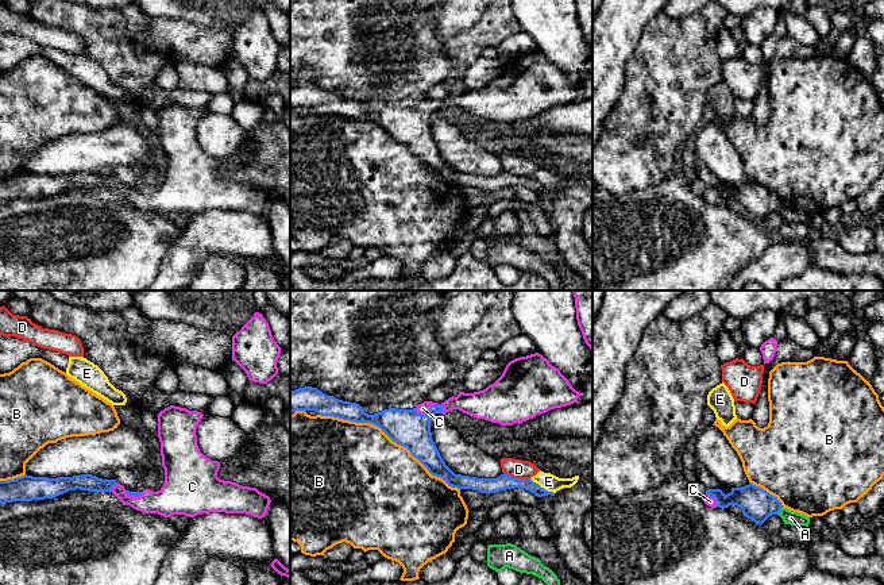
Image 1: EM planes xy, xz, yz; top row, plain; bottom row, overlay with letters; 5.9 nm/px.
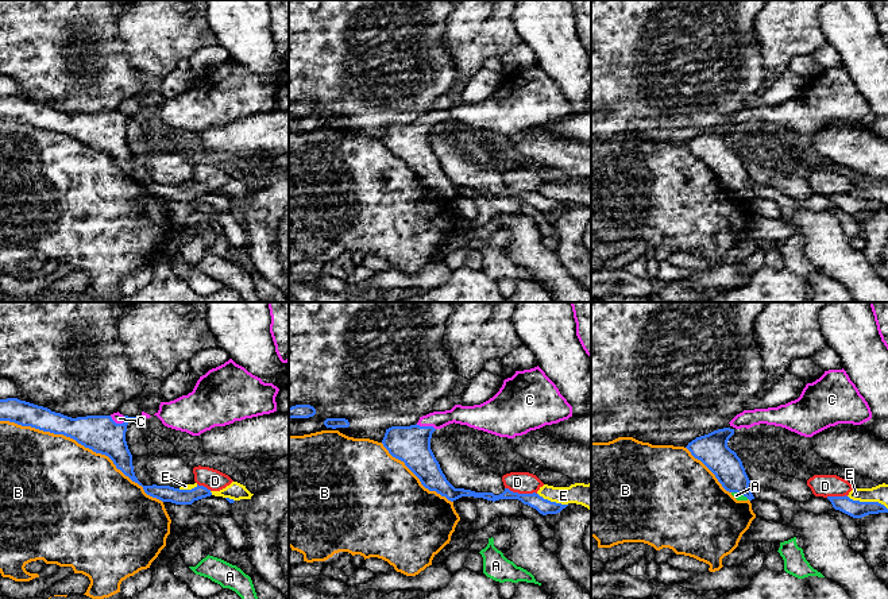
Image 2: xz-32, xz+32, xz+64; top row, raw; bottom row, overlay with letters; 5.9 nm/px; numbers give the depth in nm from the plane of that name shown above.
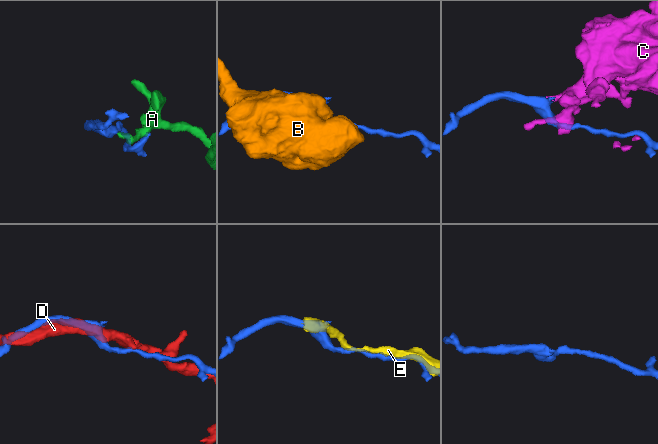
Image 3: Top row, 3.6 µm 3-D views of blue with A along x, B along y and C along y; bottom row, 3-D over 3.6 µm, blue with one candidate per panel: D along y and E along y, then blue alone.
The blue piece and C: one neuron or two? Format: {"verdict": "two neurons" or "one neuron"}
{"verdict": "two neurons"}

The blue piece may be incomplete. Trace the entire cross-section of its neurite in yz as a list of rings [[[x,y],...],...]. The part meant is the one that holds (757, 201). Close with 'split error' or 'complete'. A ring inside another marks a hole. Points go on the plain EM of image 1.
[[[753,181],[731,185],[731,189],[727,192],[721,186],[707,186],[706,193],[714,195],[719,205],[727,205],[729,203],[740,204],[744,213],[760,223],[769,213],[777,212],[783,205],[777,195]]]; complete

